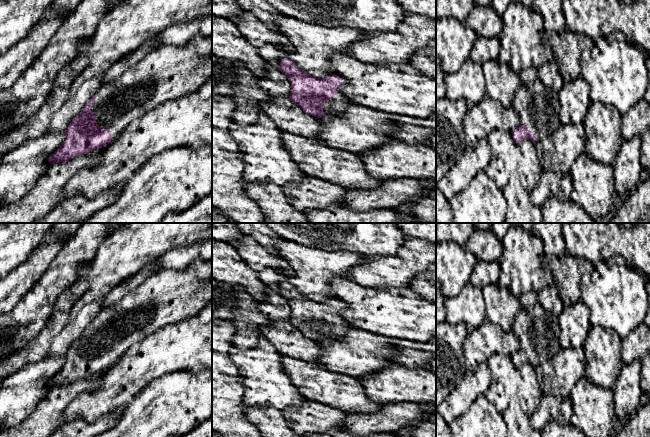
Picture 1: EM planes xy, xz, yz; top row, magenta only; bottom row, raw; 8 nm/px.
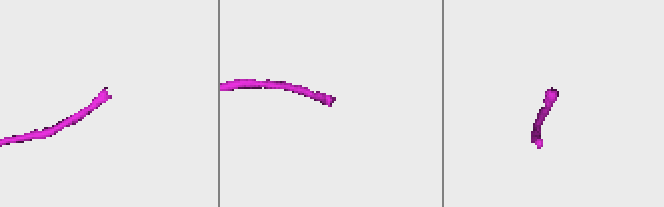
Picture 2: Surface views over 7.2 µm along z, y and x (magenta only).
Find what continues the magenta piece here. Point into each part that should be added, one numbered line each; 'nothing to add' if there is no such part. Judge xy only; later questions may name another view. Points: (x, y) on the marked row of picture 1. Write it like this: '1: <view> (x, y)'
1: xy (168, 72)

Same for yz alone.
1: yz (538, 107)

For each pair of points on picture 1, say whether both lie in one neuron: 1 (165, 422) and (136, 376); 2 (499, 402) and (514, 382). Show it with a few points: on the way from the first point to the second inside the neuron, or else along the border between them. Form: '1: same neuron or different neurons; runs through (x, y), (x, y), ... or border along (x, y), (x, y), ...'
1: different neurons; border along (164, 375), (153, 379), (126, 403)
2: same neuron; runs through (501, 397), (509, 387)

